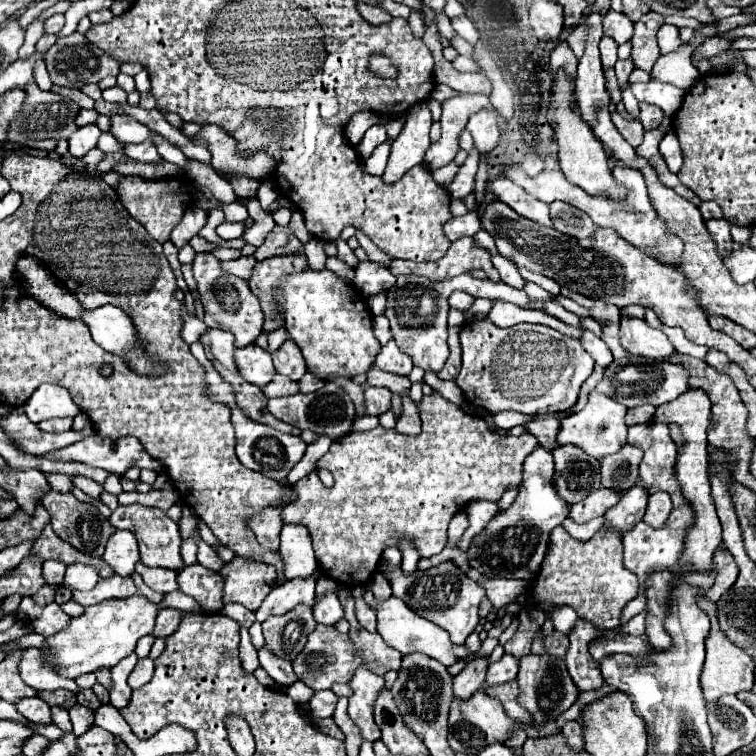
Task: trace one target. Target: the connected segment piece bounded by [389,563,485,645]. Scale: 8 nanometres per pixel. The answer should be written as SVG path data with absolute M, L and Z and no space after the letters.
M443 563L427 571L415 571L411 575L405 575L399 567L395 569L395 573L391 573L389 583L395 597L403 599L409 609L419 613L427 621L433 621L439 627L443 627L451 635L451 641L455 645L463 645L465 639L475 631L479 623L477 611L481 599L485 597L485 589L479 587L473 579L469 579L463 571L455 569L453 563Z

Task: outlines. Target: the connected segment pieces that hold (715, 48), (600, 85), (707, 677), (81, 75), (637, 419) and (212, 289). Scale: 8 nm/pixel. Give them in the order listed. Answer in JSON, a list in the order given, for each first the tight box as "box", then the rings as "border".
[{"box":[693,37,733,57],"border":[[[711,37],[707,39],[701,47],[697,47],[697,51],[693,55],[699,55],[699,57],[715,57],[717,53],[721,51],[727,51],[731,47],[733,39],[725,39],[725,37]]]},{"box":[575,13,611,127],"border":[[[599,13],[585,15],[585,21],[587,21],[587,47],[585,47],[585,53],[579,59],[579,67],[577,67],[575,97],[577,97],[577,105],[581,109],[583,121],[587,125],[595,127],[597,115],[609,107],[611,99],[605,89],[603,67],[601,67],[601,59],[599,59],[599,41],[603,37],[601,15]]]},{"box":[699,599,755,701],"border":[[[701,599],[699,607],[705,609],[711,617],[711,633],[707,639],[707,657],[705,657],[705,665],[701,671],[701,689],[705,695],[705,701],[717,701],[721,695],[737,695],[741,691],[751,691],[753,687],[753,679],[755,679],[755,661],[741,651],[739,647],[735,647],[719,629],[717,623],[717,615],[715,615],[715,603],[711,599]]]},{"box":[45,31,121,89],"border":[[[75,31],[71,37],[57,39],[55,45],[45,53],[45,65],[47,65],[47,71],[49,71],[49,77],[51,77],[53,85],[75,87],[75,89],[79,89],[87,83],[99,83],[107,75],[117,77],[119,67],[121,67],[121,63],[117,59],[113,59],[105,51],[101,51],[99,47],[89,43],[85,39],[85,35],[81,35],[79,31]]]},{"box":[627,405,655,425],"border":[[[641,405],[641,407],[635,407],[635,409],[629,409],[627,411],[627,425],[637,425],[637,423],[649,423],[651,417],[655,413],[655,407],[653,405]]]},{"box":[193,253,263,347],"border":[[[201,253],[195,257],[193,261],[193,277],[197,281],[197,291],[201,295],[201,303],[205,309],[205,317],[203,321],[209,327],[217,327],[217,329],[225,329],[229,333],[233,333],[235,337],[235,347],[247,347],[251,345],[257,335],[261,335],[261,325],[263,325],[263,313],[259,307],[257,297],[251,293],[247,281],[225,273],[221,269],[221,261],[213,255]]]}]

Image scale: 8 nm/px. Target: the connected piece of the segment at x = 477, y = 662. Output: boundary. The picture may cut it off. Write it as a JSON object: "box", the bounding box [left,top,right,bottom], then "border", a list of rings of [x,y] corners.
{"box":[453,655,489,699],"border":[[[489,655],[469,659],[467,665],[465,665],[465,669],[453,679],[455,697],[459,697],[459,699],[469,699],[471,693],[479,691],[481,685],[483,685],[483,681],[485,681],[487,665],[489,665]]]}

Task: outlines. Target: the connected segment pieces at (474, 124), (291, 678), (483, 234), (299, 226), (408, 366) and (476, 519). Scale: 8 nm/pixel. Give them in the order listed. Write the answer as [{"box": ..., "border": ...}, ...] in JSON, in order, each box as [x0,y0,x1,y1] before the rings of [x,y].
[{"box":[467,111,499,153],"border":[[[479,111],[469,117],[467,131],[473,135],[475,147],[479,153],[489,153],[499,143],[499,129],[497,129],[497,113]]]},{"box":[259,647,299,687],"border":[[[265,647],[259,651],[259,661],[261,661],[261,667],[269,673],[269,677],[273,677],[279,685],[289,687],[289,685],[293,685],[295,681],[299,681],[299,679],[295,677],[295,673],[293,673],[291,663],[275,657],[275,655],[273,655],[269,649],[265,649]]]},{"box":[475,231,497,255],"border":[[[479,231],[477,235],[475,235],[475,241],[477,241],[477,245],[481,245],[483,249],[487,249],[487,251],[491,251],[491,255],[495,255],[497,253],[497,247],[495,247],[495,241],[491,239],[491,235],[487,233],[487,231]]]},{"box":[289,211,311,245],"border":[[[293,211],[293,217],[291,217],[291,223],[289,223],[289,229],[293,231],[293,235],[295,235],[303,245],[311,239],[311,235],[309,235],[309,233],[307,233],[307,229],[305,229],[303,215],[301,215],[299,211]]]},{"box":[375,339,413,375],"border":[[[391,339],[385,347],[381,347],[381,353],[375,359],[375,365],[379,369],[385,369],[387,373],[395,373],[395,375],[409,375],[413,369],[413,361],[409,355],[401,353],[399,347],[395,345],[395,341]]]},{"box":[459,501,499,551],"border":[[[473,501],[467,505],[467,515],[469,515],[469,529],[463,533],[463,537],[459,539],[459,549],[467,551],[471,539],[499,513],[497,505],[491,503],[491,501]]]}]

